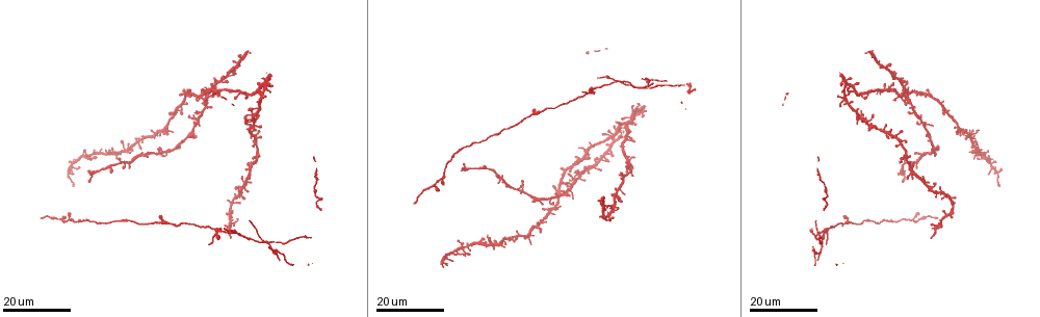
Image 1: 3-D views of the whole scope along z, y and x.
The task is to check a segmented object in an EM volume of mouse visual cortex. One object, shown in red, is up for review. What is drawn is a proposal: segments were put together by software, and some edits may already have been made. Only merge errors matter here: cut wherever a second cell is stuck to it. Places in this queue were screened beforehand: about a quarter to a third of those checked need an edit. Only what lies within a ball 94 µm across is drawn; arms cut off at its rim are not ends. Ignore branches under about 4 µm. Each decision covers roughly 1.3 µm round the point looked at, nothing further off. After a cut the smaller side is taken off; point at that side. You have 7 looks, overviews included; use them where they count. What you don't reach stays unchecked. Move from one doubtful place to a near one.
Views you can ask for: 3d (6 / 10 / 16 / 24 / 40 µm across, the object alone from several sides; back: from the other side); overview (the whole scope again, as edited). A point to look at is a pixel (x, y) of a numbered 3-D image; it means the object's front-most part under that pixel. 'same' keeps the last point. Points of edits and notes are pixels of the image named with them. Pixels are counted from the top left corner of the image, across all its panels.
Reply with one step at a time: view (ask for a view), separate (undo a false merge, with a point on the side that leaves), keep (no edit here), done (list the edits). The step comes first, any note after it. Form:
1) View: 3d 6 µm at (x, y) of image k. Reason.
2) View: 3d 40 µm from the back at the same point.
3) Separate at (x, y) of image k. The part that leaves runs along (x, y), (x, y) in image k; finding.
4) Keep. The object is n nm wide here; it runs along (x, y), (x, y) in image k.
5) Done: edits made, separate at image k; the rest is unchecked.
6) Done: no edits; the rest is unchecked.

View: 3d 24 µm at (242, 234) of image 1. Three arms meet.

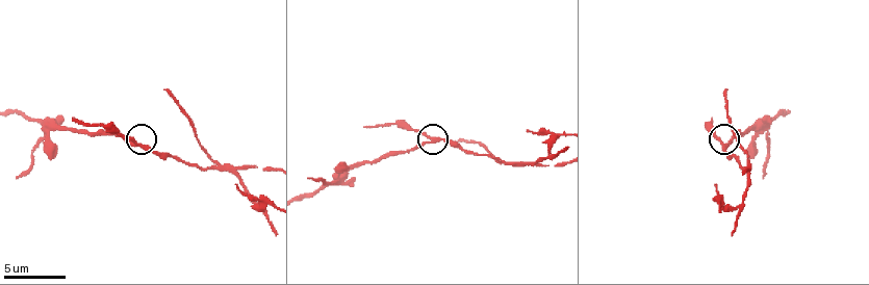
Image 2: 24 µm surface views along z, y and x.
View: 3d 6 µm at (429, 138) of image 2.

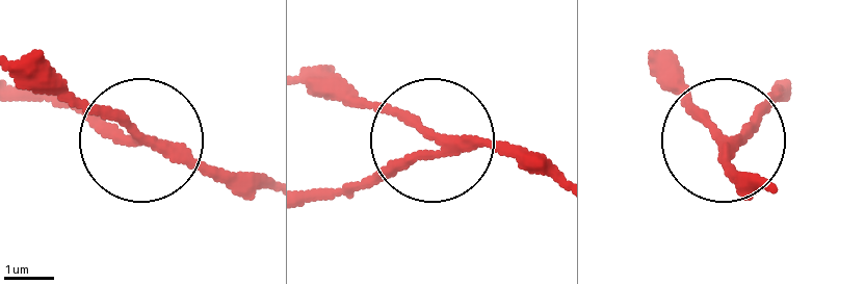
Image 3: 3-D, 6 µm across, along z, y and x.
Separate at (109, 137) of image 3. The object is 190 nm wide here; the part that leaves runs along (171, 152), (50, 103), (14, 103) in image 3; a second cell is stuck on.

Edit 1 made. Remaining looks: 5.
View: 3d 16 µm at (846, 101) of image 1. Looks like a crossing.

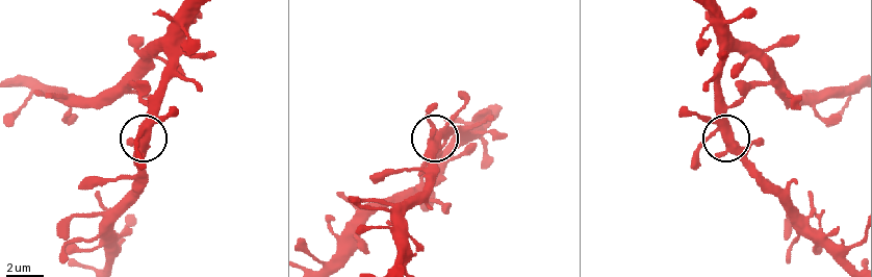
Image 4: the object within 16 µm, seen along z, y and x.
View: 3d 6 µm at (721, 134) of image 4.

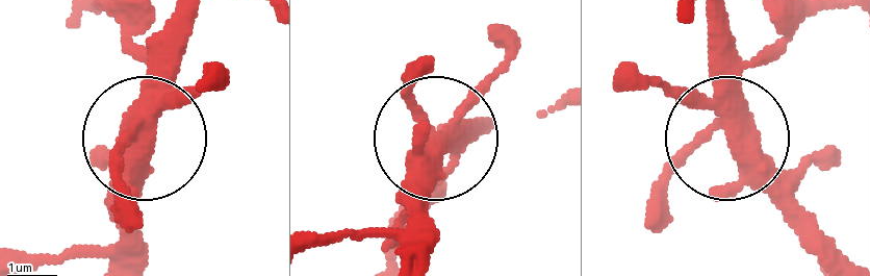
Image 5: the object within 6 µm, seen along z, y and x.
Keep. 4 arms meet here; it runs along (812, 9), (741, 80), (733, 142), (845, 262) in image 5; continuous, no second cell.

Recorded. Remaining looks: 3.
View: 3d 24 µm at (212, 89) of image 1. Four or more arms meet.

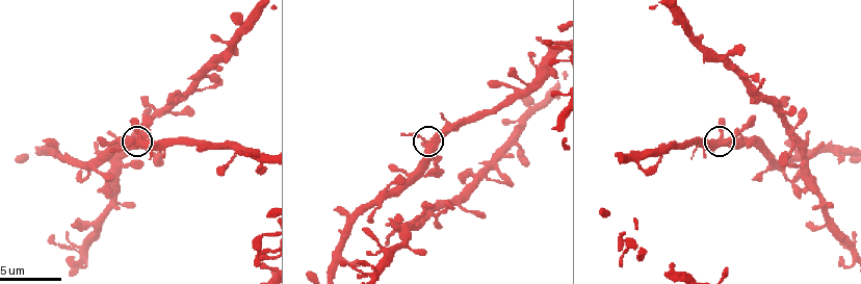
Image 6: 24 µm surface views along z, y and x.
View: 3d 6 µm at (139, 136) of image 6.

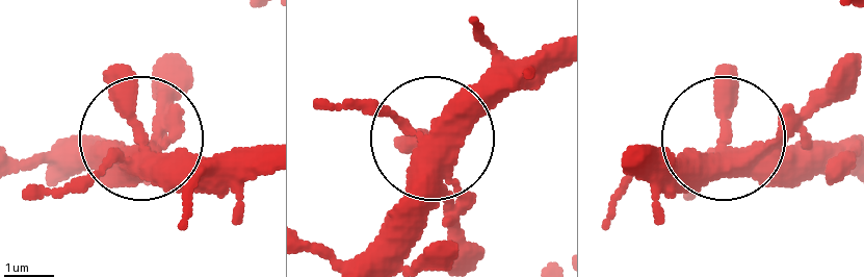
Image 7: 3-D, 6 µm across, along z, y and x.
Keep. 4 arms meet here; one cell here.

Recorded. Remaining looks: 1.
Done: edits made, separate at image 3; the rest is unchecked.

